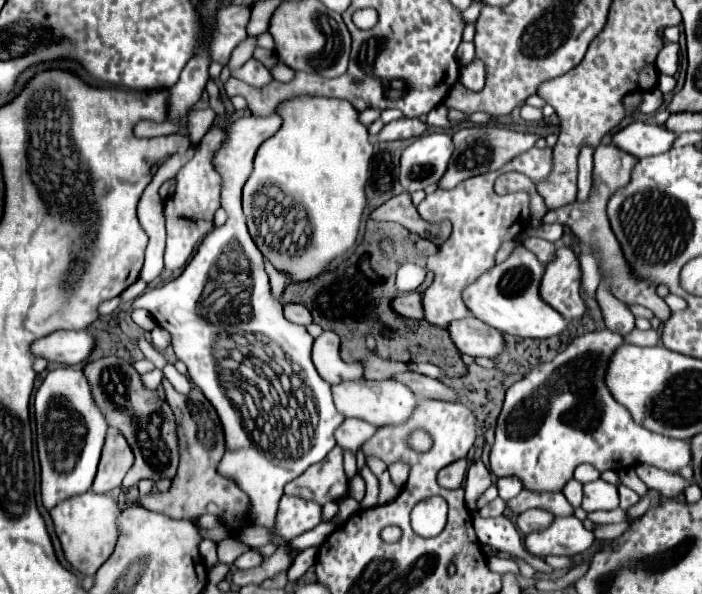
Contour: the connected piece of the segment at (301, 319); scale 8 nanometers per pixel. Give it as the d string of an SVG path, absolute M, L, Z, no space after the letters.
M284 305L284 315L286 315L288 321L300 323L304 327L312 323L312 315L304 305Z

